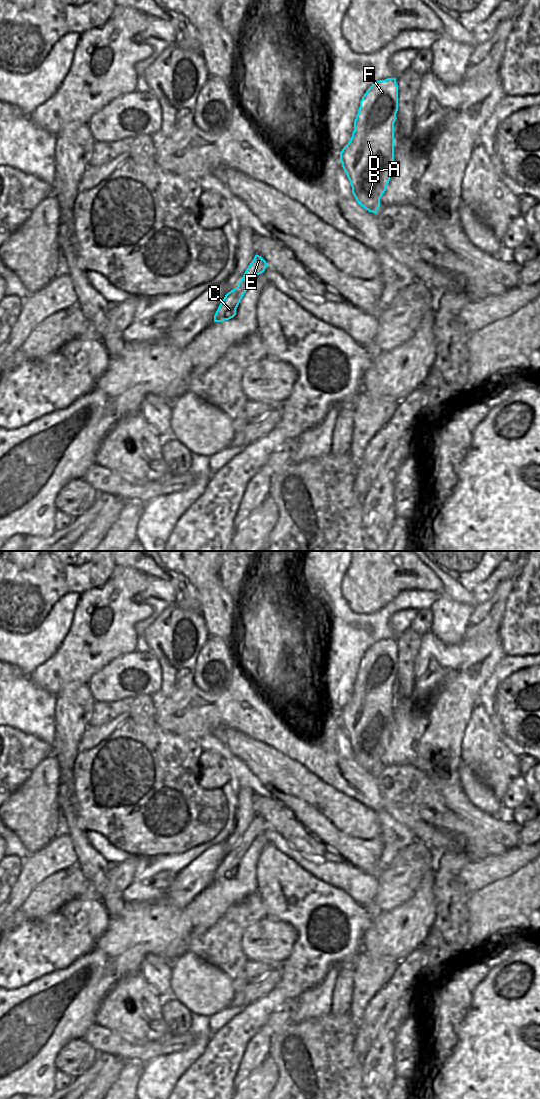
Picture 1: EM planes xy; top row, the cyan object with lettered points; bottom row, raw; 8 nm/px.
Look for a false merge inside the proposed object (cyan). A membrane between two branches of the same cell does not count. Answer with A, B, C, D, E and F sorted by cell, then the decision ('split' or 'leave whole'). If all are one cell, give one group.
groups A B C D F / E; split

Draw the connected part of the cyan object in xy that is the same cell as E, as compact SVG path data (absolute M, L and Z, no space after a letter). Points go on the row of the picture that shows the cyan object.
M255 255L254 259L246 269L242 279L238 283L239 288L246 286L251 278L256 277L257 275L263 273L267 267L266 261L259 255Z

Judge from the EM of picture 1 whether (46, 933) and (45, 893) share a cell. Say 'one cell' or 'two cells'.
two cells

